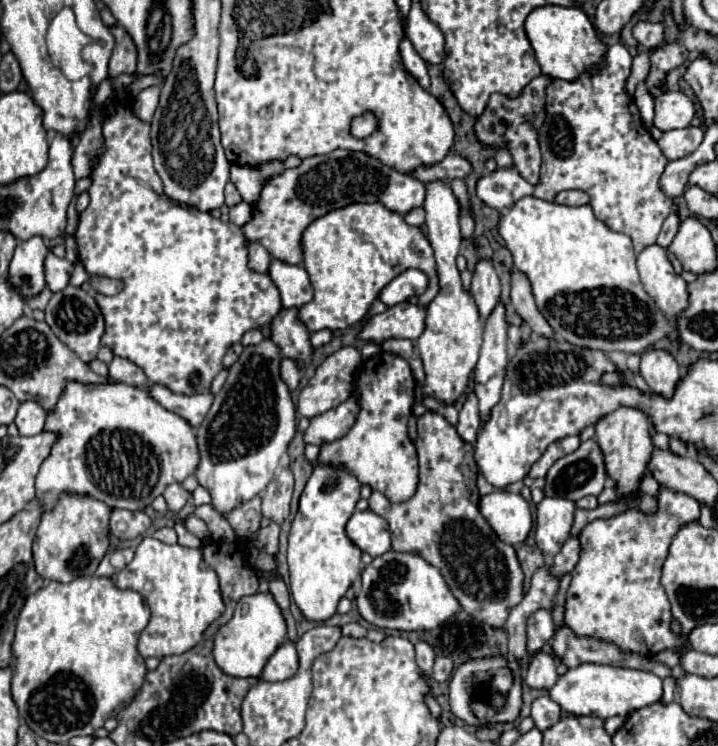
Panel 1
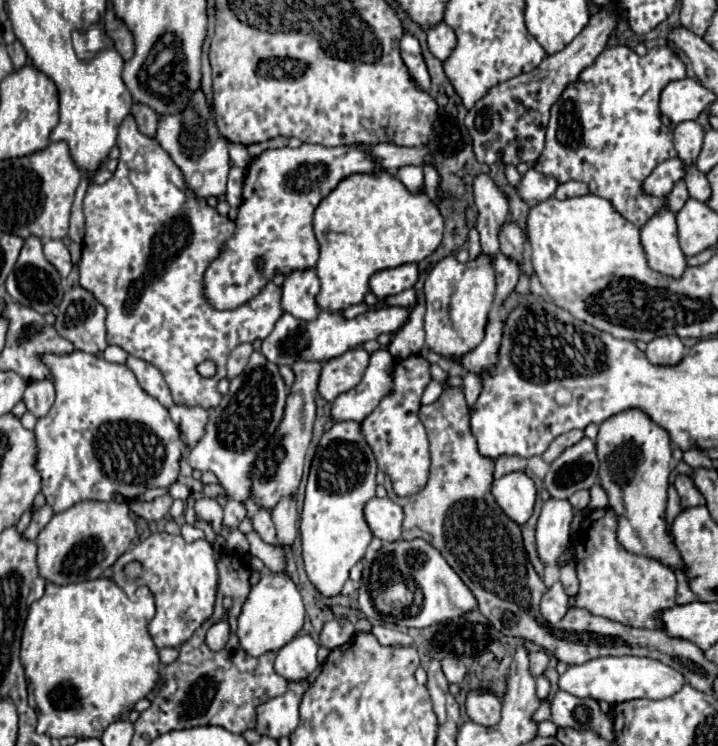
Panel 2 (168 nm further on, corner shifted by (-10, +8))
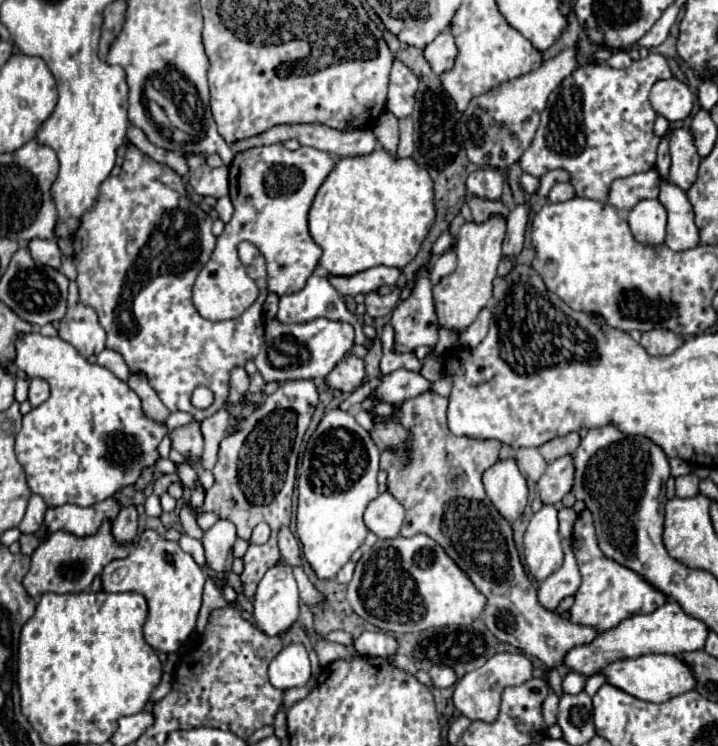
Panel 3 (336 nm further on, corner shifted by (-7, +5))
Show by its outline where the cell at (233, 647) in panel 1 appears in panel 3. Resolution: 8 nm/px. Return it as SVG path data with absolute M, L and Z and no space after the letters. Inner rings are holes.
M275 565L261 579L253 599L253 623L265 635L277 637L299 619L299 591L291 567Z

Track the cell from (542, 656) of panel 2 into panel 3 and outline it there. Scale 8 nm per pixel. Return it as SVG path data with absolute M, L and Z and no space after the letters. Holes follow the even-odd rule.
M497 653L493 655L483 667L467 673L461 677L455 685L453 693L453 703L455 709L469 717L471 721L483 721L483 723L493 723L499 713L499 703L501 703L501 691L505 683L525 683L533 677L533 663L529 661L527 655L523 653Z

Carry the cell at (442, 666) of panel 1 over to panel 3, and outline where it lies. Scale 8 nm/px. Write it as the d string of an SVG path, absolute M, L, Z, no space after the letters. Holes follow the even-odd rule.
M435 665L435 667L431 667L429 675L433 679L433 685L435 687L441 687L441 689L443 687L451 687L451 685L457 683L455 669L453 667L447 667L447 665Z

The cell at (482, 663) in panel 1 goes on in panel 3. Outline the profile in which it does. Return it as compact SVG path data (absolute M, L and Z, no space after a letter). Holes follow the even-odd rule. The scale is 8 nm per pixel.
M563 539L563 551L565 551L565 563L561 565L561 569L557 569L539 585L539 603L547 611L555 611L563 597L575 595L581 583L581 575L569 539Z

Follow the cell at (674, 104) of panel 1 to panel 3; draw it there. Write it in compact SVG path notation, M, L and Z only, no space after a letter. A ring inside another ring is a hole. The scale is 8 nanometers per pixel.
M671 77L653 85L649 101L657 115L663 115L669 121L677 121L691 115L695 97L685 83Z

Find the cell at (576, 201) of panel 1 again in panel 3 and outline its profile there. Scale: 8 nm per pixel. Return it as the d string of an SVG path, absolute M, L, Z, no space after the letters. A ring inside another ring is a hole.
M557 183L549 193L549 203L563 203L575 197L575 189L571 183Z

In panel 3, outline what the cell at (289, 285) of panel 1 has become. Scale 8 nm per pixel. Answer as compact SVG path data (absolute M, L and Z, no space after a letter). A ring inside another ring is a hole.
M311 275L301 291L283 295L279 299L277 319L281 319L281 323L307 323L319 317L353 323L354 343L359 345L368 343L359 321L355 319L353 313L349 313L343 297L335 291L335 287L329 283L325 275Z

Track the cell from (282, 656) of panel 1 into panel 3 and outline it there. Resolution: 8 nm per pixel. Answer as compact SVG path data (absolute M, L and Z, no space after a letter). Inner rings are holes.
M291 643L269 663L269 681L277 689L303 687L311 677L309 653L303 643Z

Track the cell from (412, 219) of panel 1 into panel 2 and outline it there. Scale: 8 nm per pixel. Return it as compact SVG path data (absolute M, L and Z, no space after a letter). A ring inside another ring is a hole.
M398 168L396 176L402 180L402 184L410 190L410 192L418 192L424 188L424 172L422 168Z

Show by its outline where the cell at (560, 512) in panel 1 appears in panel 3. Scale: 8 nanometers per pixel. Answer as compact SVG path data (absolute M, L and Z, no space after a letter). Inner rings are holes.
M543 505L529 521L525 531L525 563L539 583L563 563L557 509L553 505Z

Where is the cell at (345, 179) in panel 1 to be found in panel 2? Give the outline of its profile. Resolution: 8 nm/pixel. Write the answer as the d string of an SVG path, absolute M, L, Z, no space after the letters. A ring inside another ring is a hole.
M302 144L300 148L294 148L294 150L288 148L288 146L286 146L286 148L278 148L278 150L264 150L262 154L258 154L256 158L252 158L252 162L250 162L248 168L246 168L248 176L244 178L242 204L240 204L238 216L236 216L236 220L234 220L236 232L226 240L224 248L220 250L220 256L216 256L216 260L212 260L212 264L208 266L208 270L206 270L206 274L204 274L204 298L208 300L208 304L212 304L212 308L216 308L216 310L232 310L232 308L238 308L240 304L246 304L248 300L252 300L252 296L258 296L260 288L264 288L264 284L268 284L276 272L280 272L280 274L286 276L288 272L292 272L292 268L314 268L316 262L318 262L318 254L320 254L320 244L318 244L318 240L316 240L316 236L314 236L314 230L312 230L312 214L314 214L316 206L338 186L338 182L340 182L342 178L346 178L346 176L350 176L350 174L358 174L358 172L364 174L364 172L378 172L378 170L380 170L380 168L370 160L370 156L368 156L366 152L362 152L360 148L356 148L356 146L326 148L326 146L320 146L320 144ZM258 258L264 260L262 272L260 272L258 266L256 266L256 260L258 260Z

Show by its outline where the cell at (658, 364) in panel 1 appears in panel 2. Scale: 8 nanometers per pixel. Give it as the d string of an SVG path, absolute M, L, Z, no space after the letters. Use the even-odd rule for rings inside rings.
M660 336L648 342L646 356L652 364L678 364L686 354L686 348L678 336Z

